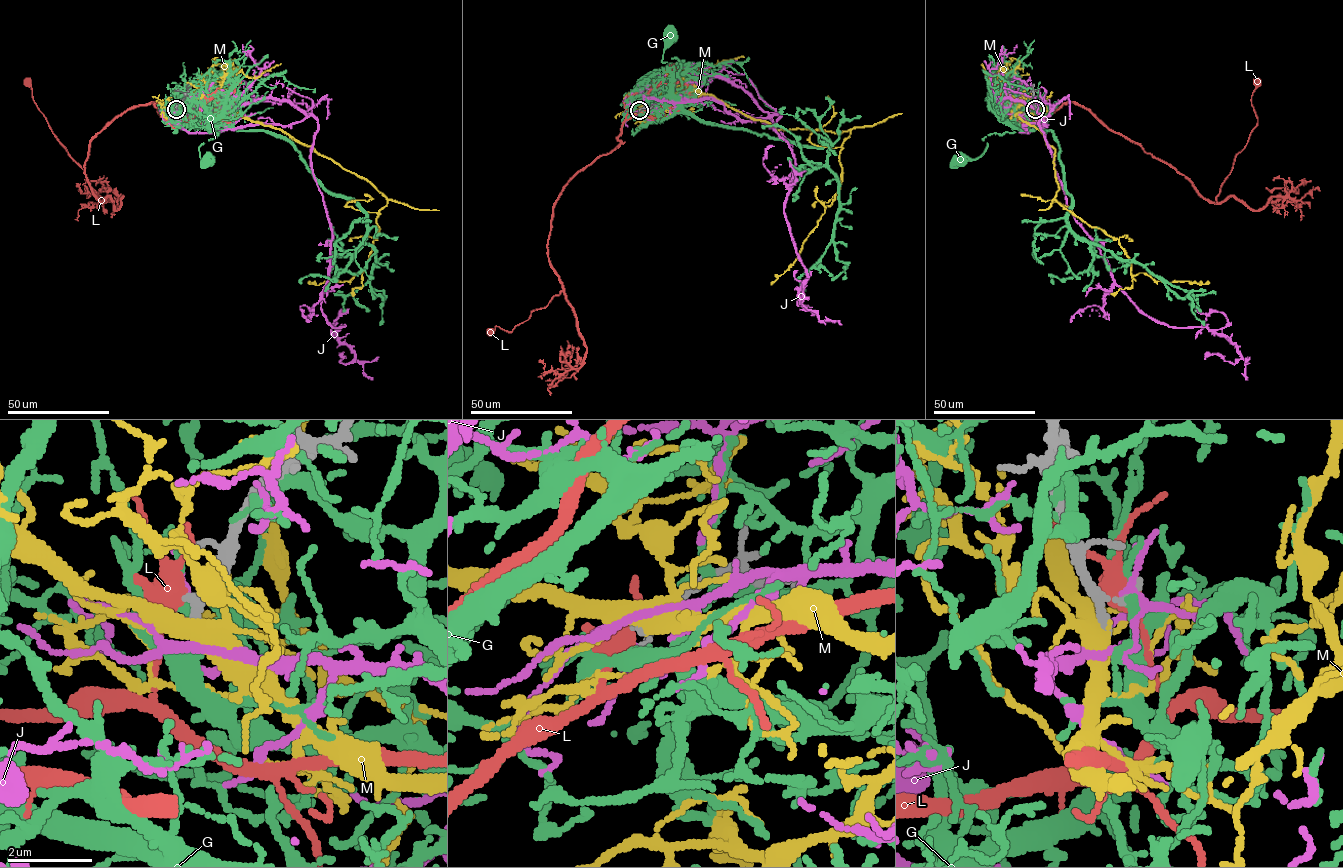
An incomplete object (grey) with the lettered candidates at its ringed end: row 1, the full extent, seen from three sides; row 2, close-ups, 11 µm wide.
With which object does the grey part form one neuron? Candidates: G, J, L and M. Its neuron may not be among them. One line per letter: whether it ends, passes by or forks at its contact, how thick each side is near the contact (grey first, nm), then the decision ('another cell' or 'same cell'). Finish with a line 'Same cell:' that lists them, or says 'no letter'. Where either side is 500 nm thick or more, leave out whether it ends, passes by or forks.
G: it forks; calibres 130 and 180 nm; another cell
J: it forks; calibres 90 and 140 nm; another cell
L: it forks; calibres 160 and 360 nm; another cell
M: it forks; calibres 200 and 400 nm; same cell
Same cell: M

